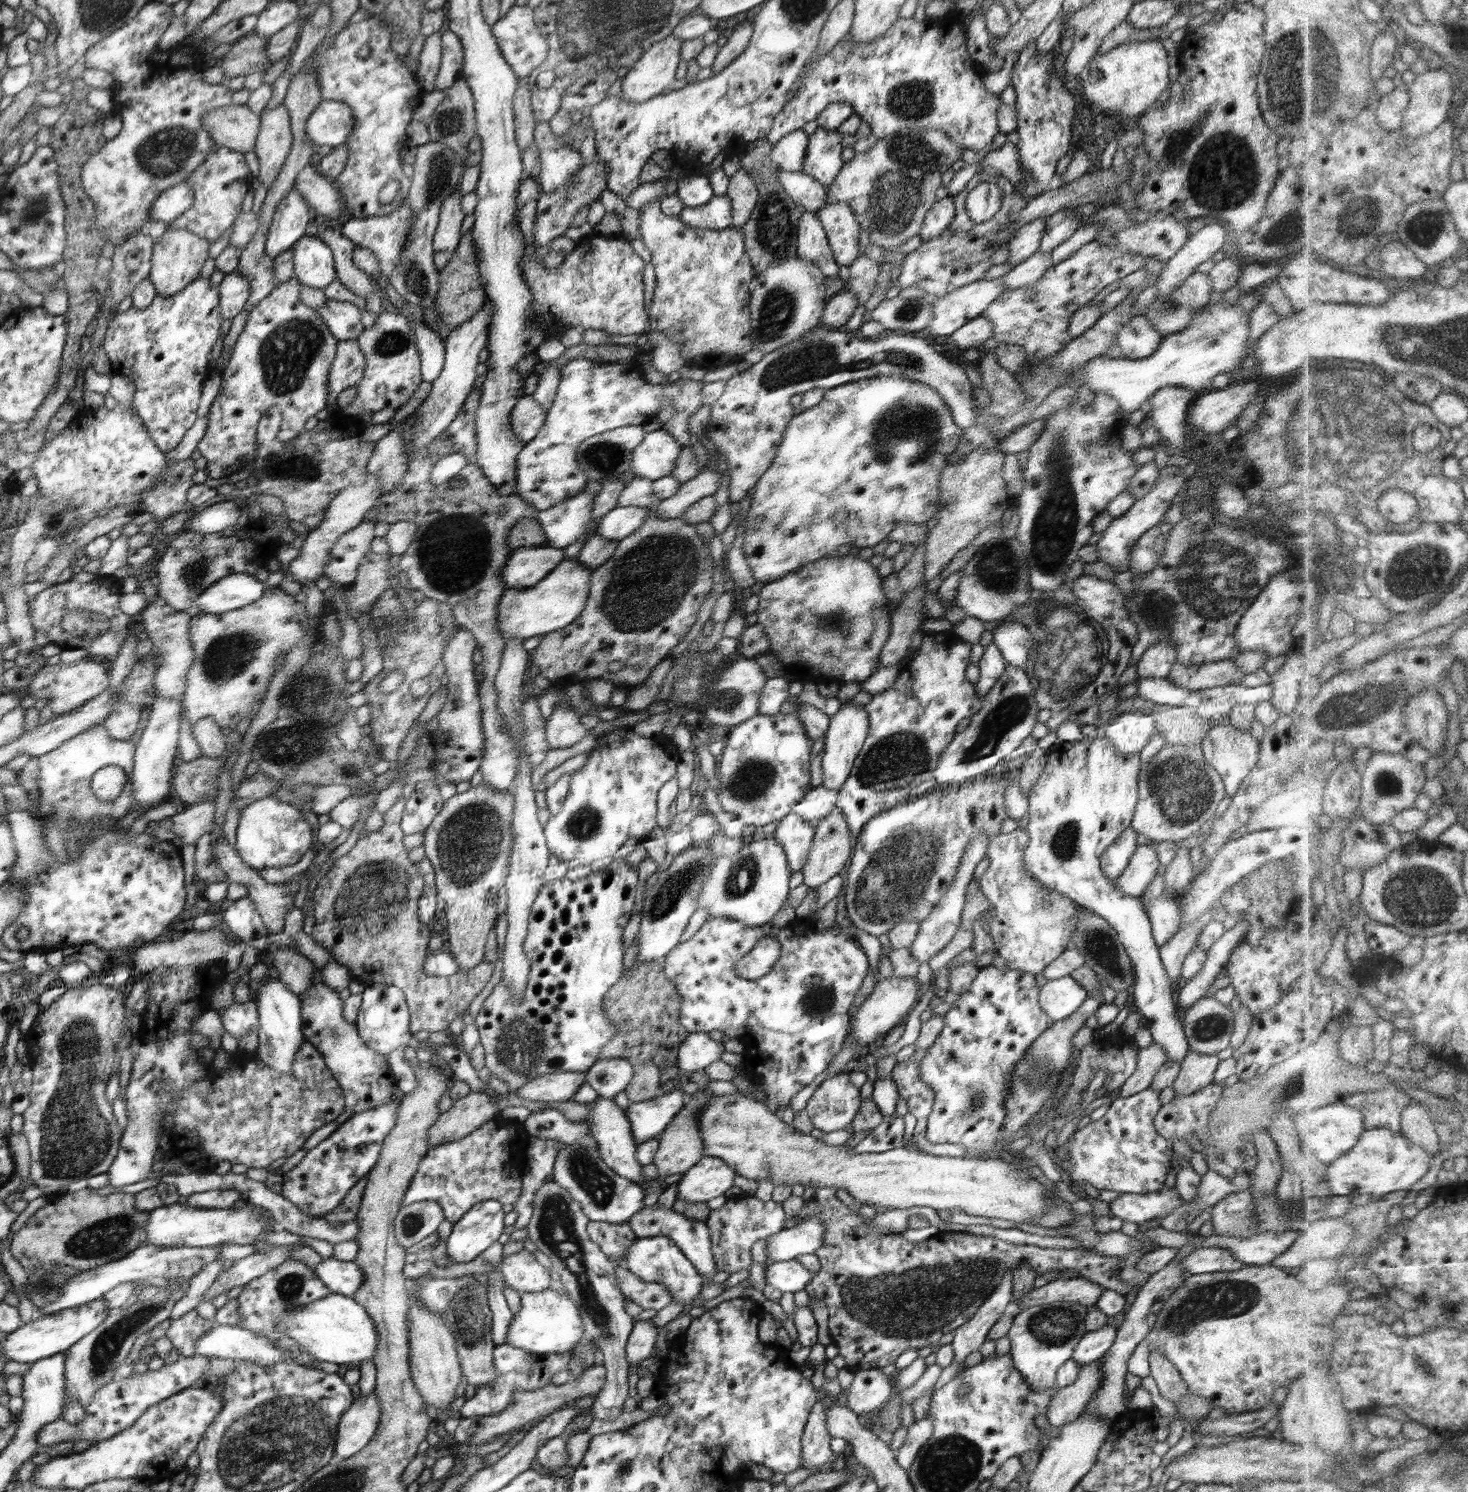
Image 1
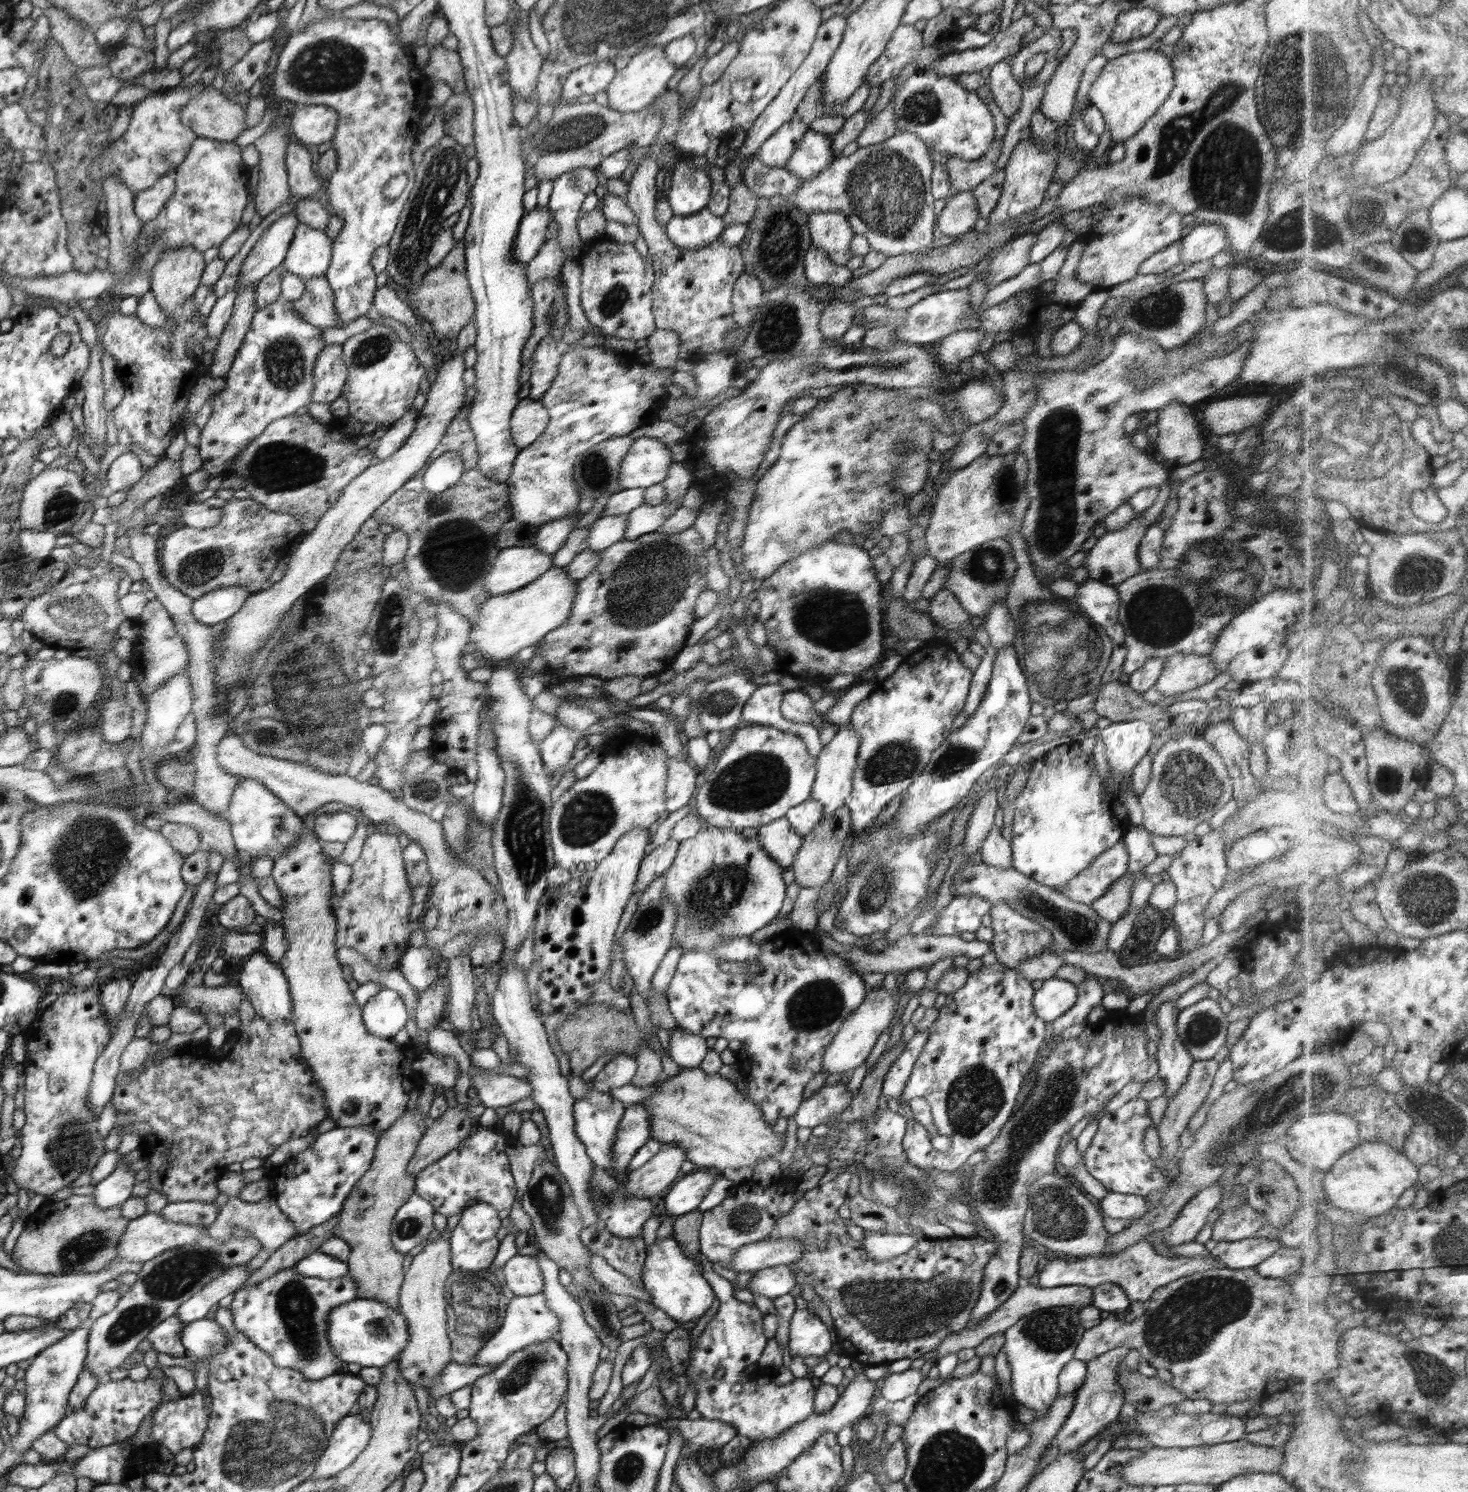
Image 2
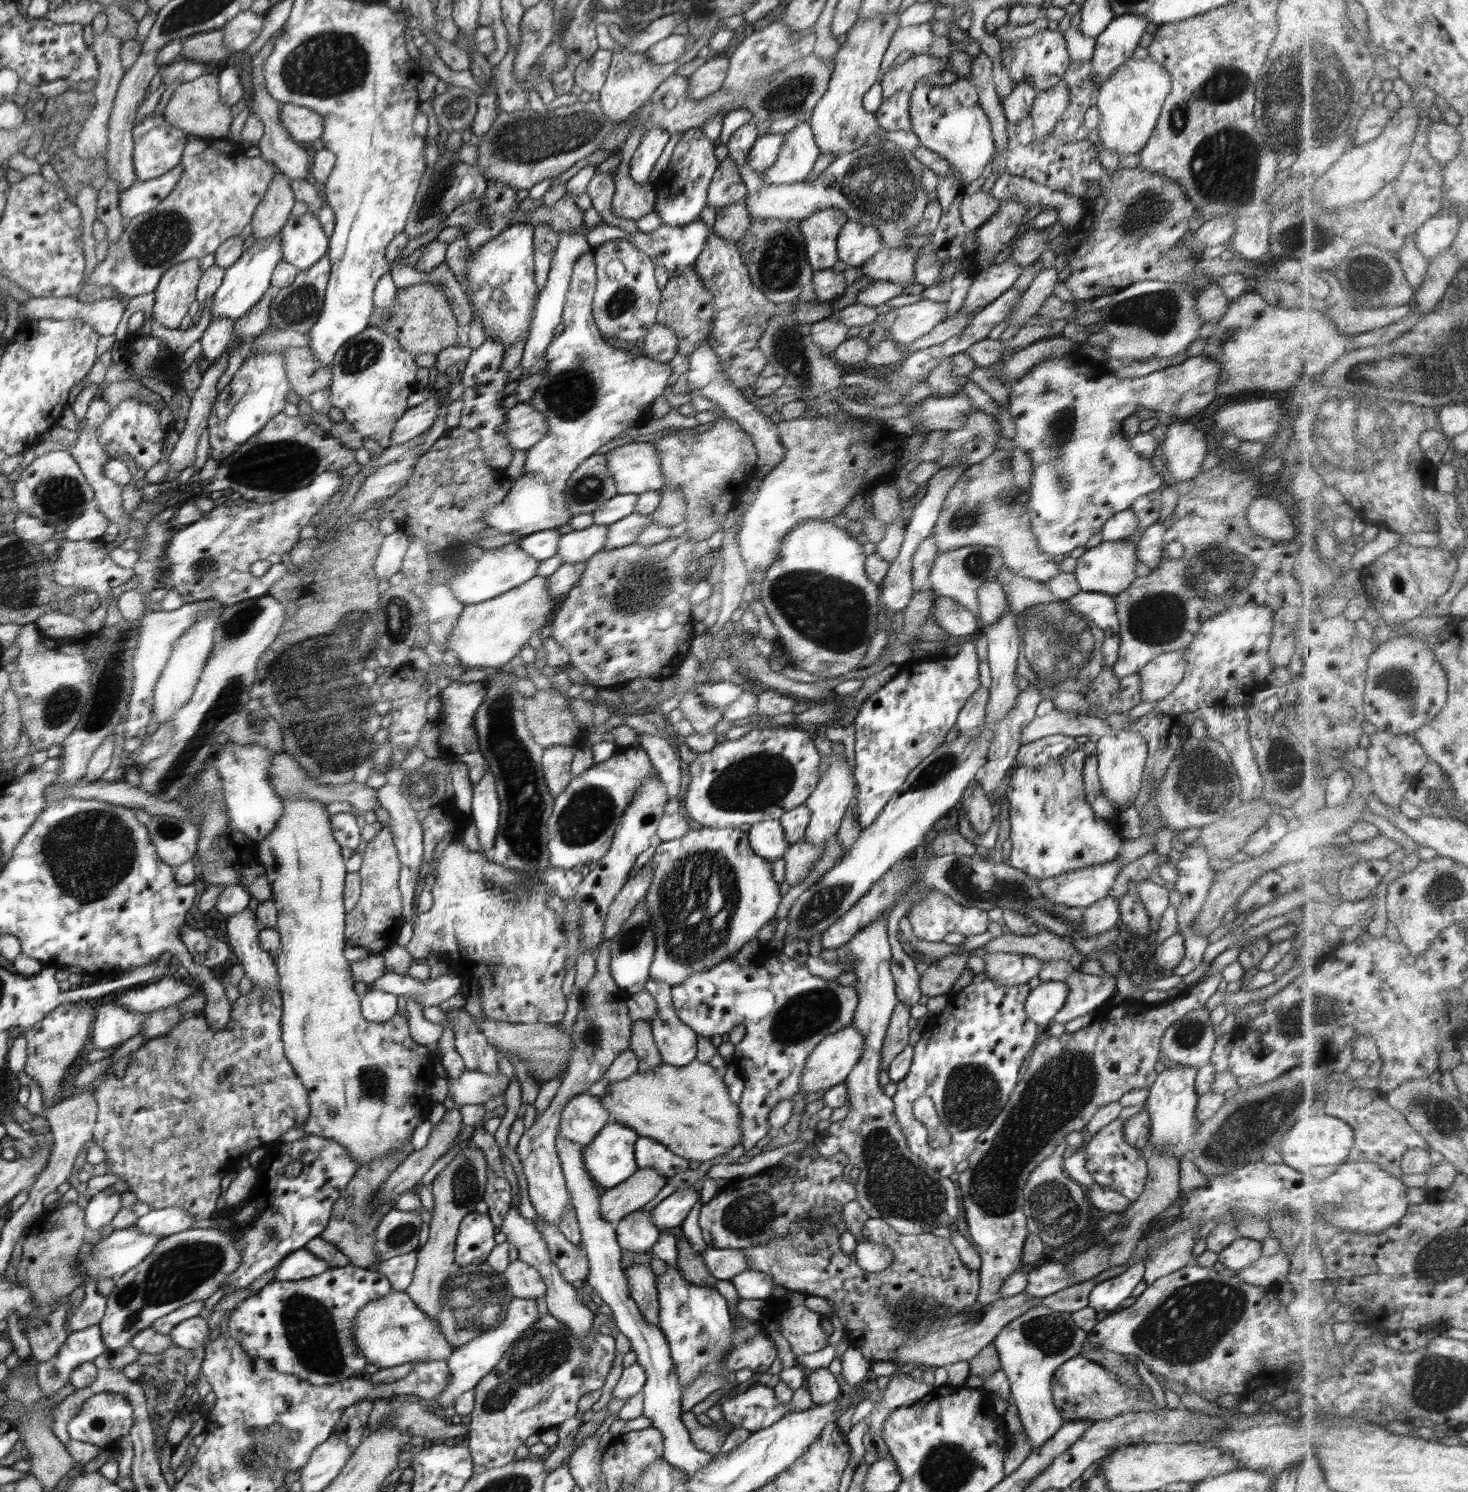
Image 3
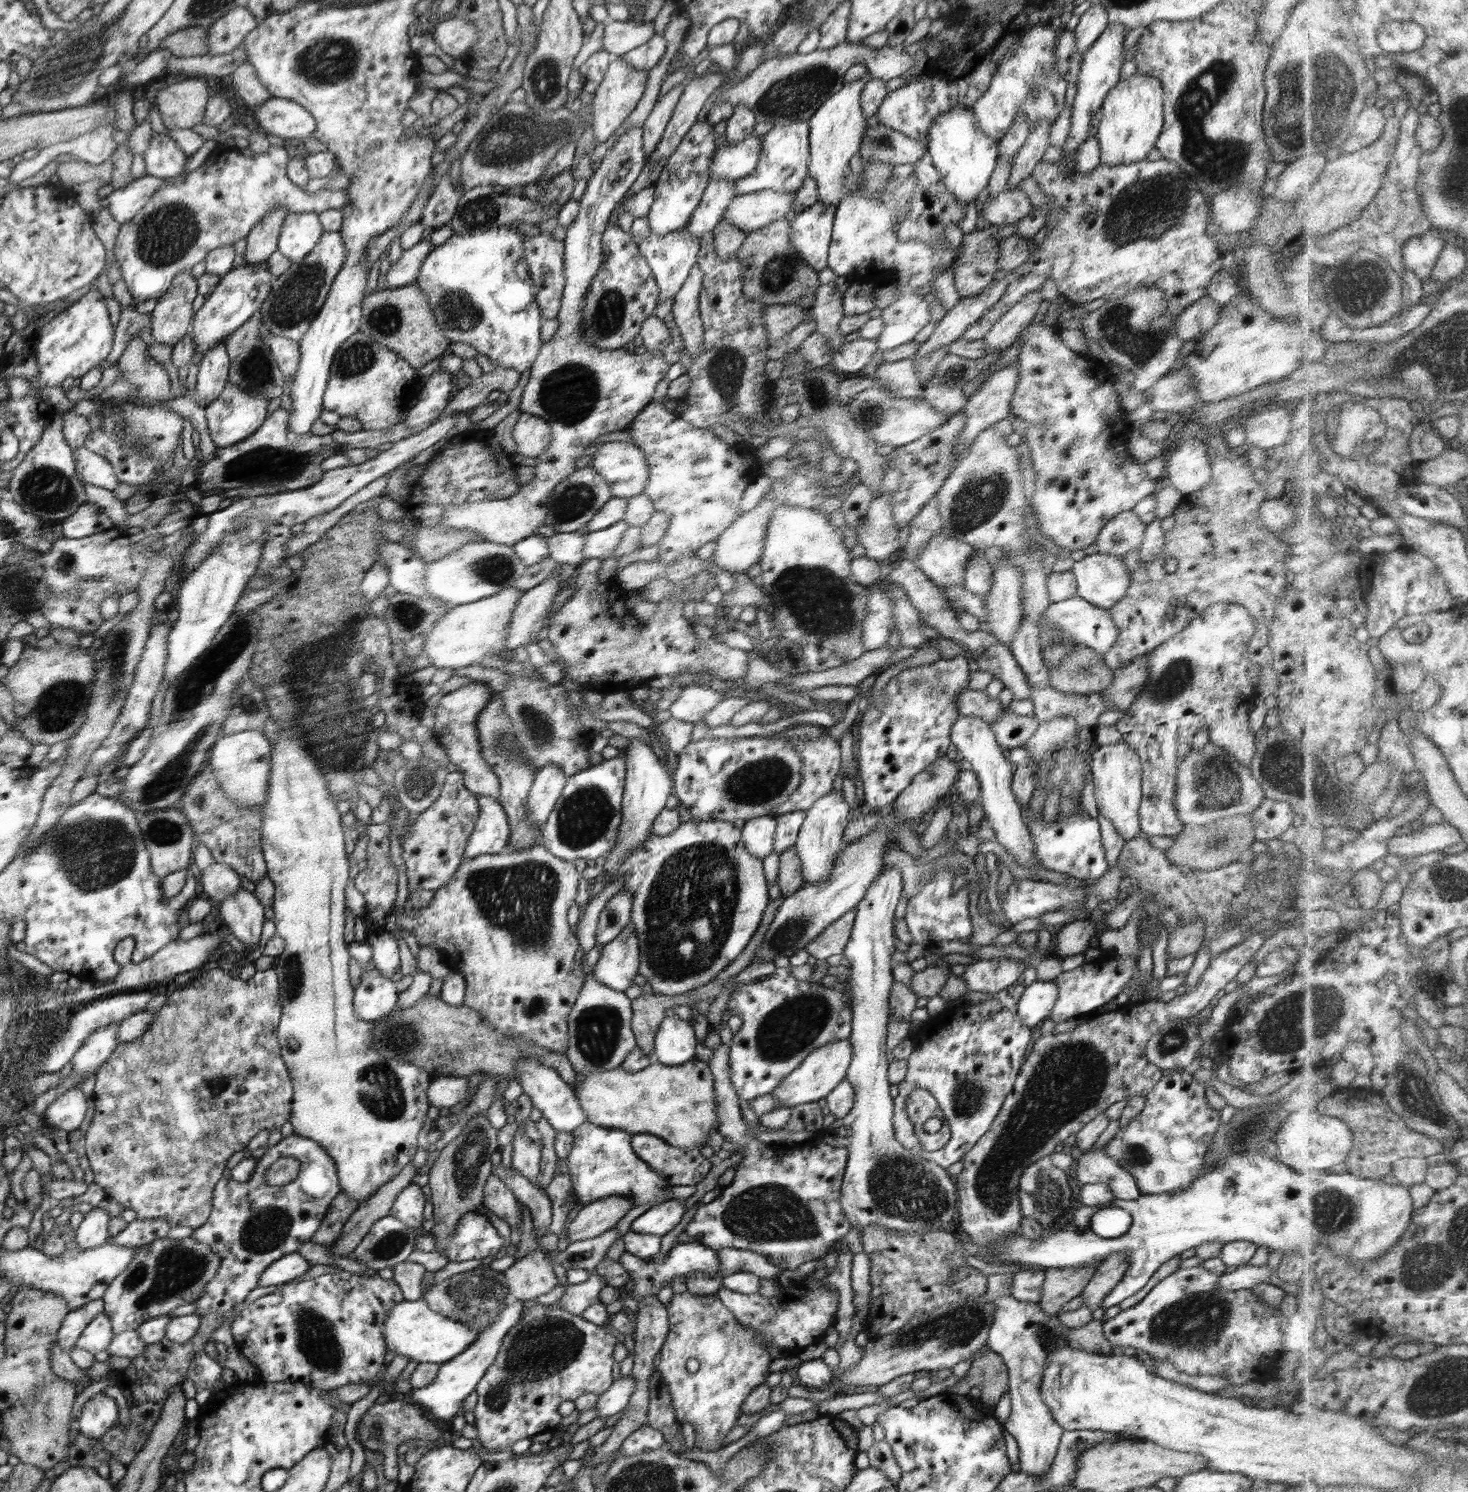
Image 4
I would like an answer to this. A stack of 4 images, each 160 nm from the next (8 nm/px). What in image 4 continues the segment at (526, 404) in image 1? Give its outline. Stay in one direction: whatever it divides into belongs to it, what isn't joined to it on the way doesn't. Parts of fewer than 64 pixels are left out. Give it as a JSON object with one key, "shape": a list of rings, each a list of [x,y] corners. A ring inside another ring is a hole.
{"shape":[[[523,413],[513,427],[512,438],[517,444],[516,454],[536,459],[548,452],[548,446],[552,443],[552,429],[542,418]]]}

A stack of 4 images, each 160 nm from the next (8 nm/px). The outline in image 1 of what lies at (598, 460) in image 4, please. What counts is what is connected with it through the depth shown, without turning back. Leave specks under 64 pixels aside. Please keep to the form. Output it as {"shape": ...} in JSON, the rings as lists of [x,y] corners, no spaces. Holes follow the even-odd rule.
{"shape":[[[663,429],[645,434],[632,452],[630,467],[636,476],[658,480],[671,476],[676,467],[681,444]]]}

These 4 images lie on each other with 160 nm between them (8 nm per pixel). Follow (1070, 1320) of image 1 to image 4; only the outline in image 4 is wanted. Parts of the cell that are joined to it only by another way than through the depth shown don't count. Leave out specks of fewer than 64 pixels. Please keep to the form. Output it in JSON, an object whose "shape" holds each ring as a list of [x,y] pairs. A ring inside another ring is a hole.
{"shape":[[[1012,1295],[999,1296],[990,1303],[995,1306],[995,1313],[986,1347],[1002,1358],[1009,1377],[1007,1394],[1011,1399],[1011,1412],[1002,1425],[1019,1446],[1020,1471],[1040,1476],[1052,1465],[1065,1432],[1042,1400],[1042,1374],[1048,1353],[1069,1346],[1066,1338],[1071,1328],[1064,1326],[1058,1315],[1048,1316],[1038,1303],[1020,1302]]]}

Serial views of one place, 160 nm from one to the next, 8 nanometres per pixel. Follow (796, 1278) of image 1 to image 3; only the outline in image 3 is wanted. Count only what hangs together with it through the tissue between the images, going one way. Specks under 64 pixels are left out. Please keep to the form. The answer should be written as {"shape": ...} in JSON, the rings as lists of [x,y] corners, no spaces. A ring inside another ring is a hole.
{"shape":[[[748,1269],[734,1276],[731,1280],[739,1298],[759,1298],[770,1301],[772,1288],[776,1286],[774,1278],[768,1273]]]}

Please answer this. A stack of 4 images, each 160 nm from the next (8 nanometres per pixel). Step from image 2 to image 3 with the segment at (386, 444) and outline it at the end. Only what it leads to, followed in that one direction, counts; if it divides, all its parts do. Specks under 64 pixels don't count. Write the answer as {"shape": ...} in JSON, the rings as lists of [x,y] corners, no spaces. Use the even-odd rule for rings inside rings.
{"shape":[[[431,388],[431,393],[434,395],[423,404],[416,407],[411,407],[400,418],[395,425],[395,432],[391,436],[387,446],[398,446],[412,441],[412,439],[420,438],[434,424],[436,420],[436,410],[438,410],[438,401],[440,400],[440,391]]]}

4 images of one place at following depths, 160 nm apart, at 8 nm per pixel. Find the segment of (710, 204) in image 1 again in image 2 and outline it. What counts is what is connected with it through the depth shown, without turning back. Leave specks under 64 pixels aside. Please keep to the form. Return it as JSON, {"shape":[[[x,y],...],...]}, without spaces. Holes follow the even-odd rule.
{"shape":[[[710,207],[696,214],[674,215],[666,224],[668,238],[680,248],[698,250],[720,238],[727,224]]]}

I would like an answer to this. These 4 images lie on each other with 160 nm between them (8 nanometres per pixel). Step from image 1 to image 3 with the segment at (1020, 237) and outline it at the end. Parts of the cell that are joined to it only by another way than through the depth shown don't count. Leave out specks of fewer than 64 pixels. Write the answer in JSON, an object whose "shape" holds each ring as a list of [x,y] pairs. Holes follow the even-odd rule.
{"shape":[[[1009,257],[1003,263],[994,264],[974,275],[960,311],[968,314],[981,311],[1004,291],[1010,290],[1022,271],[1023,267]]]}

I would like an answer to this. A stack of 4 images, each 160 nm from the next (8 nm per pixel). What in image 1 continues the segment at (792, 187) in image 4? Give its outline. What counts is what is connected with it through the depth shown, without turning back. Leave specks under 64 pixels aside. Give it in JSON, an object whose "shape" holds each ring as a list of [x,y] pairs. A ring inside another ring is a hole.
{"shape":[[[818,127],[809,136],[802,172],[824,187],[832,186],[832,182],[845,165],[842,160],[842,137],[838,130],[831,131]]]}

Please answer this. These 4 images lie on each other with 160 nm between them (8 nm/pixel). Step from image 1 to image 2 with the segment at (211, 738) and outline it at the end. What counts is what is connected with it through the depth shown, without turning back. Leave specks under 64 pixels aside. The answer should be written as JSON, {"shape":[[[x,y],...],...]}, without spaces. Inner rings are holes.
{"shape":[[[235,732],[228,733],[217,746],[217,763],[228,773],[241,778],[254,778],[284,801],[294,812],[305,818],[328,802],[342,802],[346,806],[354,806],[363,812],[375,824],[388,823],[397,826],[410,840],[423,846],[427,856],[428,872],[432,876],[430,886],[431,906],[438,909],[438,920],[433,930],[424,928],[424,948],[439,949],[442,944],[455,936],[471,932],[474,935],[467,947],[466,954],[475,949],[480,938],[496,936],[502,944],[508,930],[508,907],[504,905],[504,895],[500,886],[492,887],[482,872],[468,867],[463,859],[455,854],[443,837],[440,821],[433,820],[430,815],[410,810],[401,800],[394,798],[390,791],[380,785],[360,782],[359,779],[345,773],[324,772],[312,764],[298,764],[286,760],[267,757],[248,750],[243,738]]]}

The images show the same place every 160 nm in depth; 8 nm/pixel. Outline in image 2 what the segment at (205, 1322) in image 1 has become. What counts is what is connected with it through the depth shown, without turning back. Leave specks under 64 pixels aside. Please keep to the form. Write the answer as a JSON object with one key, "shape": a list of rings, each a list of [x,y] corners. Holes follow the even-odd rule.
{"shape":[[[174,1315],[162,1321],[148,1333],[148,1340],[152,1343],[152,1350],[172,1356],[183,1356],[185,1350],[181,1342],[181,1332],[185,1322]]]}

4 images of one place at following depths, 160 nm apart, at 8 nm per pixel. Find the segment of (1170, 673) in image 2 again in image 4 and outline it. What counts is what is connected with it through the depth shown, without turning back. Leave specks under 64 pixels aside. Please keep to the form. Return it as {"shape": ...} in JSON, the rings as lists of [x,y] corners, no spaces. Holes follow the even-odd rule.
{"shape":[[[1147,655],[1133,658],[1126,666],[1114,670],[1114,680],[1100,696],[1107,700],[1109,710],[1126,711],[1144,689],[1149,675]]]}

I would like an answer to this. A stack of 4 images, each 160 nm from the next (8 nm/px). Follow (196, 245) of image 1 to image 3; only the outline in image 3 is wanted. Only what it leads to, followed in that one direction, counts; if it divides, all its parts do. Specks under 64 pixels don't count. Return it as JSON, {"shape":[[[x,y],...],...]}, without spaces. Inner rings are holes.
{"shape":[[[190,259],[171,266],[163,274],[155,290],[153,313],[158,322],[166,328],[179,328],[182,318],[188,314],[190,304],[194,304],[200,282],[200,264]]]}

